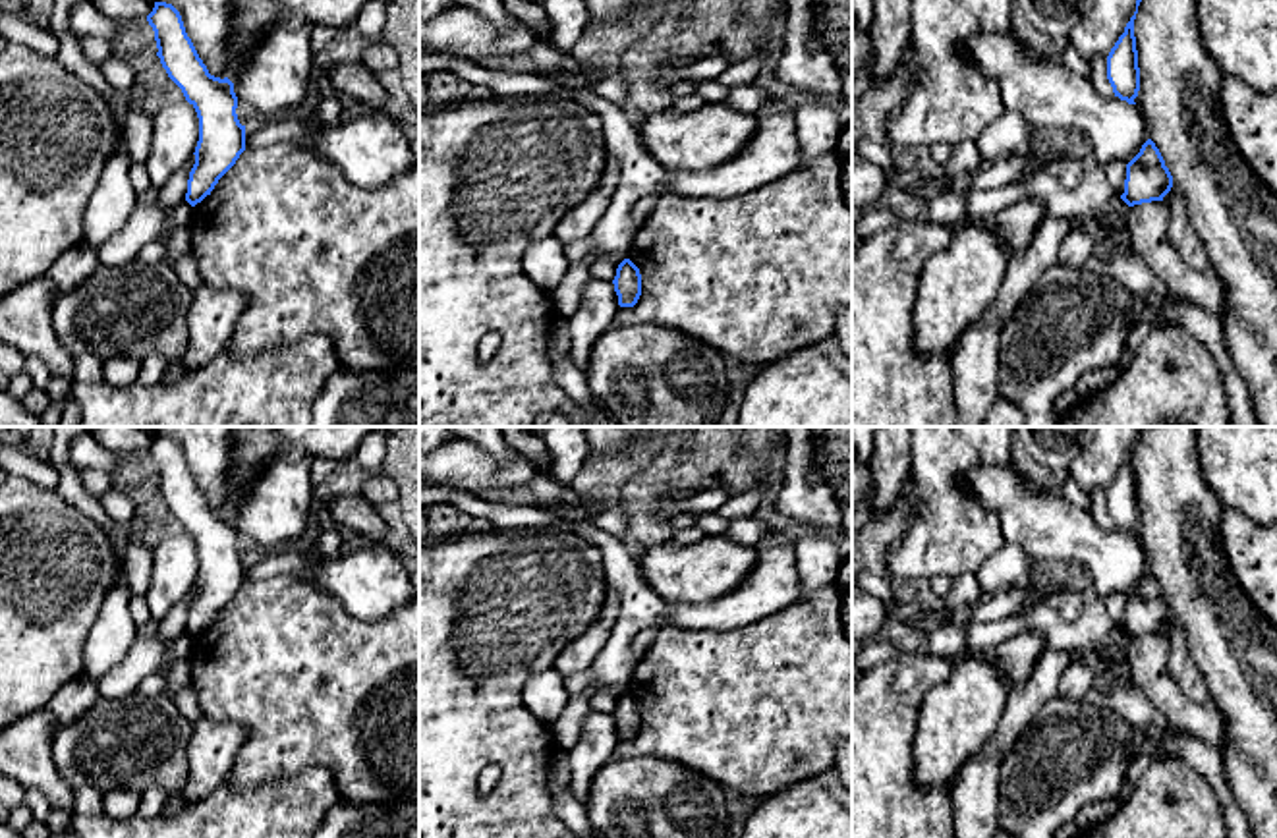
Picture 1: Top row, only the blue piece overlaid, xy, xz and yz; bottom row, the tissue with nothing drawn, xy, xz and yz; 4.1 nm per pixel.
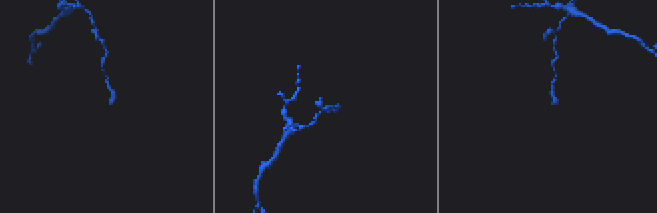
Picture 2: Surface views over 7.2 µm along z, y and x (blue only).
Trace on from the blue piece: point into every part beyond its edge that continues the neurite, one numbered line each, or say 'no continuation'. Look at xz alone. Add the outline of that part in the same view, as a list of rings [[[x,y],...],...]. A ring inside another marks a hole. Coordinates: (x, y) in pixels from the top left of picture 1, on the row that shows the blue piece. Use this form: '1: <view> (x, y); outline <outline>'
no continuation

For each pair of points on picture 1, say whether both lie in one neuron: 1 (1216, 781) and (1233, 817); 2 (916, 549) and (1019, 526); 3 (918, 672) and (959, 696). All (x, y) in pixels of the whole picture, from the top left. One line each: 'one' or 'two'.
1: one
2: two
3: two

